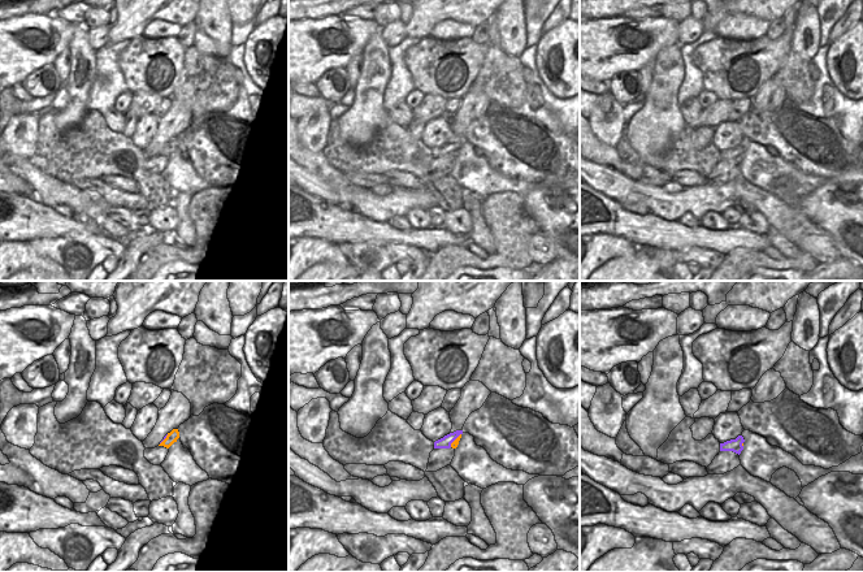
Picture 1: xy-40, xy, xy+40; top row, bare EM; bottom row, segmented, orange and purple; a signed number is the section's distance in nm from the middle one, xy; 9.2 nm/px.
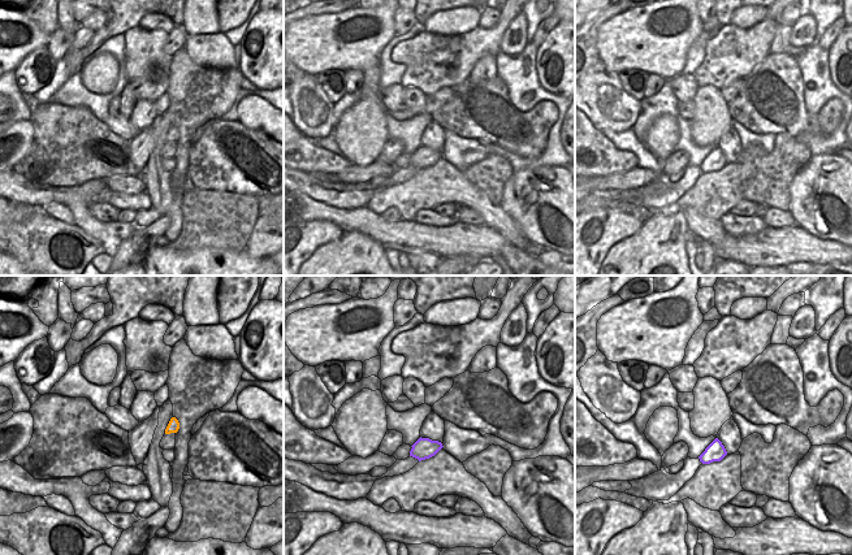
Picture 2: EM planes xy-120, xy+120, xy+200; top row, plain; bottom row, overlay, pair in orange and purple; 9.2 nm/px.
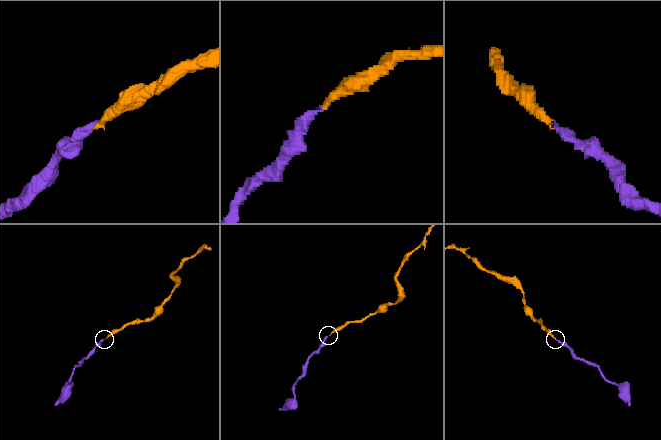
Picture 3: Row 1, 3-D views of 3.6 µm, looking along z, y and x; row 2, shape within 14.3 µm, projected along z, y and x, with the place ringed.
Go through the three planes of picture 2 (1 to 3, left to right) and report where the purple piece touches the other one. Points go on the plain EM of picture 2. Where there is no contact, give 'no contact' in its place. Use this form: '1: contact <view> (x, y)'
1: no contact
2: no contact
3: no contact

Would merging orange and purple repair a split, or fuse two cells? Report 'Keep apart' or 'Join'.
Join.

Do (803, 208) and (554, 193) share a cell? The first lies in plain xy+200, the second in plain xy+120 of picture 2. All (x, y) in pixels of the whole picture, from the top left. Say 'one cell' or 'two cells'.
one cell

